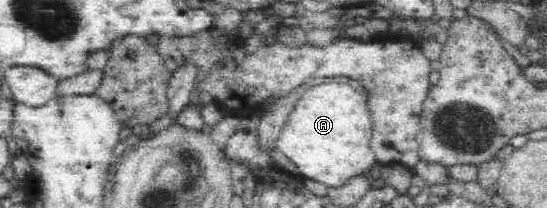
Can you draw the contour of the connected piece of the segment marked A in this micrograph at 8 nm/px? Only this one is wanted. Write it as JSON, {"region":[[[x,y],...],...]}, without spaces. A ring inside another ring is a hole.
{"region":[[[333,81],[318,82],[317,86],[307,88],[293,110],[288,114],[287,122],[281,128],[276,142],[278,150],[283,152],[298,168],[303,178],[316,180],[327,187],[337,188],[347,184],[353,177],[363,175],[378,162],[371,148],[372,118],[368,107],[368,98],[347,83]]]}

